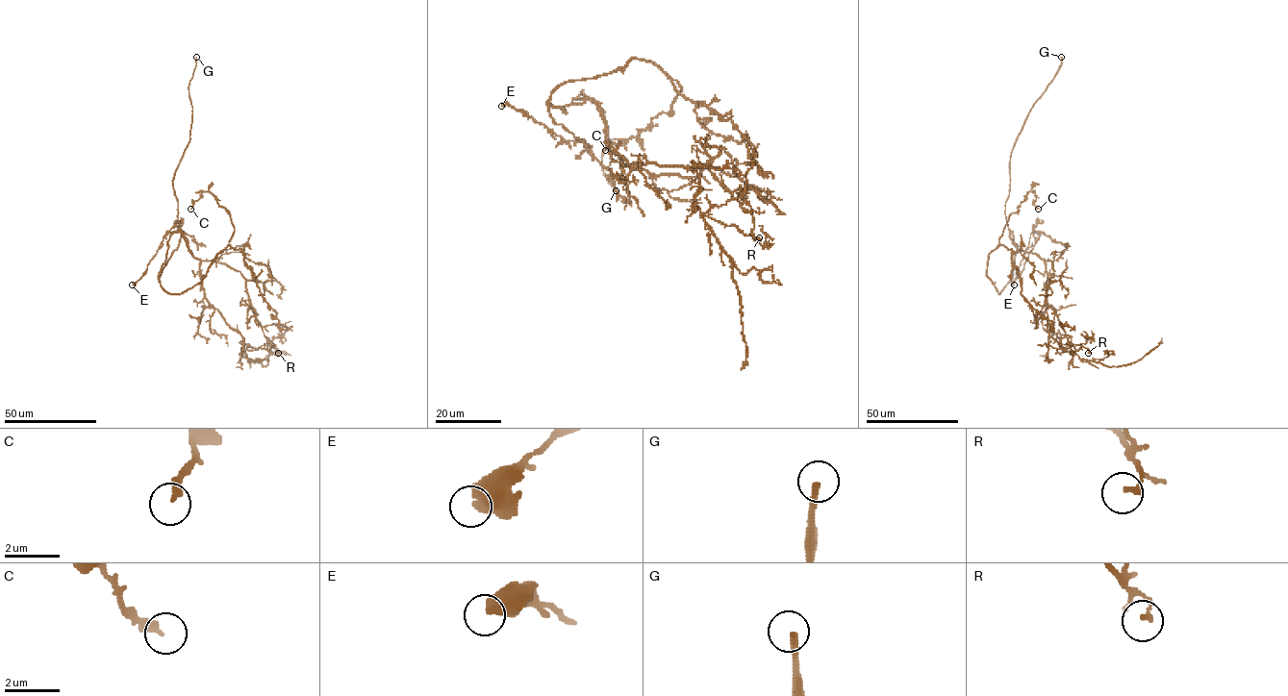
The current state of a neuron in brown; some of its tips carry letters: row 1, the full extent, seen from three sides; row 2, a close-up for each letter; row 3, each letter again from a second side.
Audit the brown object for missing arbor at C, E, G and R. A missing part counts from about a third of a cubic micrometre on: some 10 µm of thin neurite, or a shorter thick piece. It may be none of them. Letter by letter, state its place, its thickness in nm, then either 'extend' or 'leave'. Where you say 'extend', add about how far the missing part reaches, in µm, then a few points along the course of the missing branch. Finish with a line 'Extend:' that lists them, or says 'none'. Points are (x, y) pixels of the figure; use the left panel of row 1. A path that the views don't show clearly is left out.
C: (190, 209) | 280 nm | leave
E: (132, 285) | 600 nm | leave
G: (196, 57) | 240 nm | extend | 10 µm
R: (278, 353) | 160 nm | leave
Extend: G

